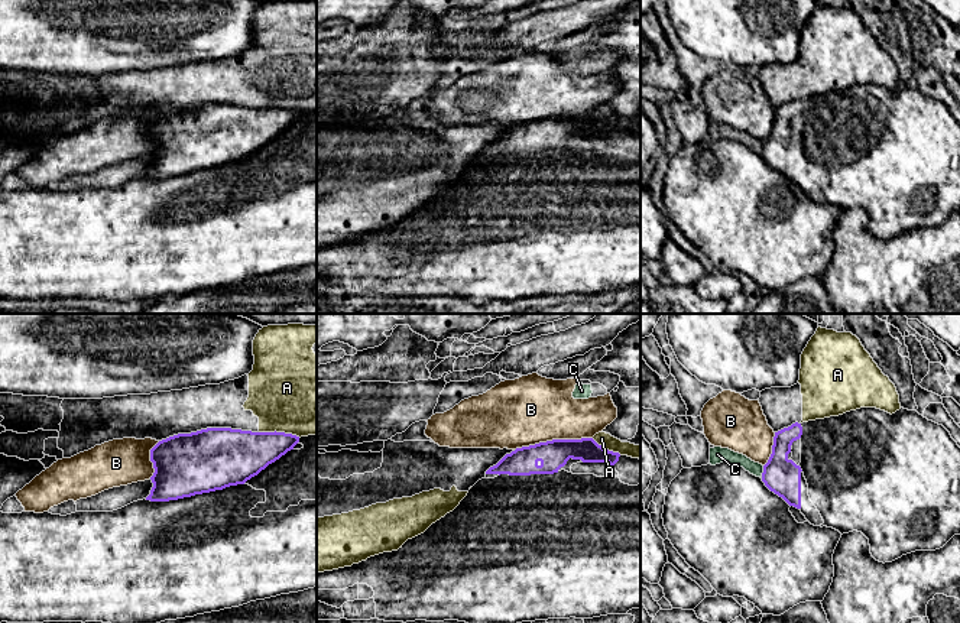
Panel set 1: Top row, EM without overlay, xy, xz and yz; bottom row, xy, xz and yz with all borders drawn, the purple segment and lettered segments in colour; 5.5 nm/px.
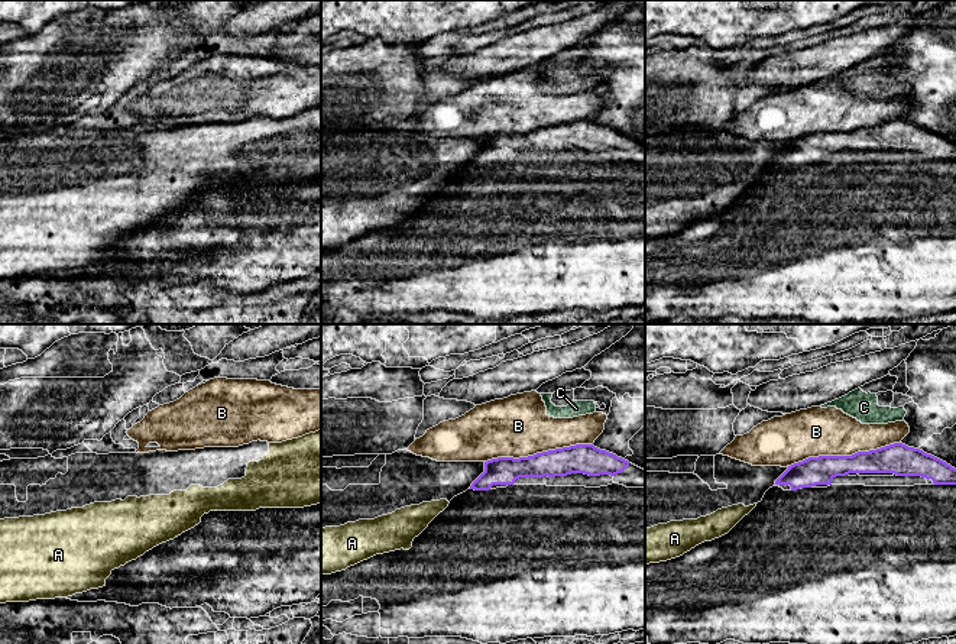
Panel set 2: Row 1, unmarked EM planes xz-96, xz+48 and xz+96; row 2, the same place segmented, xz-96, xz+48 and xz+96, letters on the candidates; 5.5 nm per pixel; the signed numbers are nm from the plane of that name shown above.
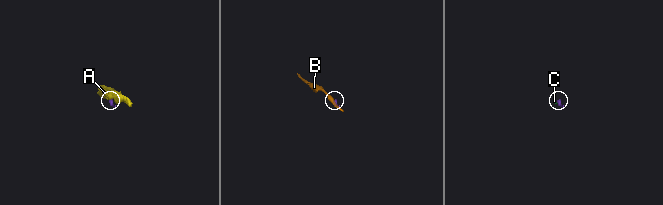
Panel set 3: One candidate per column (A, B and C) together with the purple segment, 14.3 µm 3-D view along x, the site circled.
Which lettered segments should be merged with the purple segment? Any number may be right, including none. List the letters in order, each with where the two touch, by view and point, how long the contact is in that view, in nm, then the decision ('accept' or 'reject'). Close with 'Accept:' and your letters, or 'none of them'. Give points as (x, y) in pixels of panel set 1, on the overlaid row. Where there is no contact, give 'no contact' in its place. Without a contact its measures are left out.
A: xy (279, 432) | 240 nm | reject
B: xz (553, 440) | 440 nm | reject
C: yz (764, 471) | 70 nm | reject
Accept: none of them

